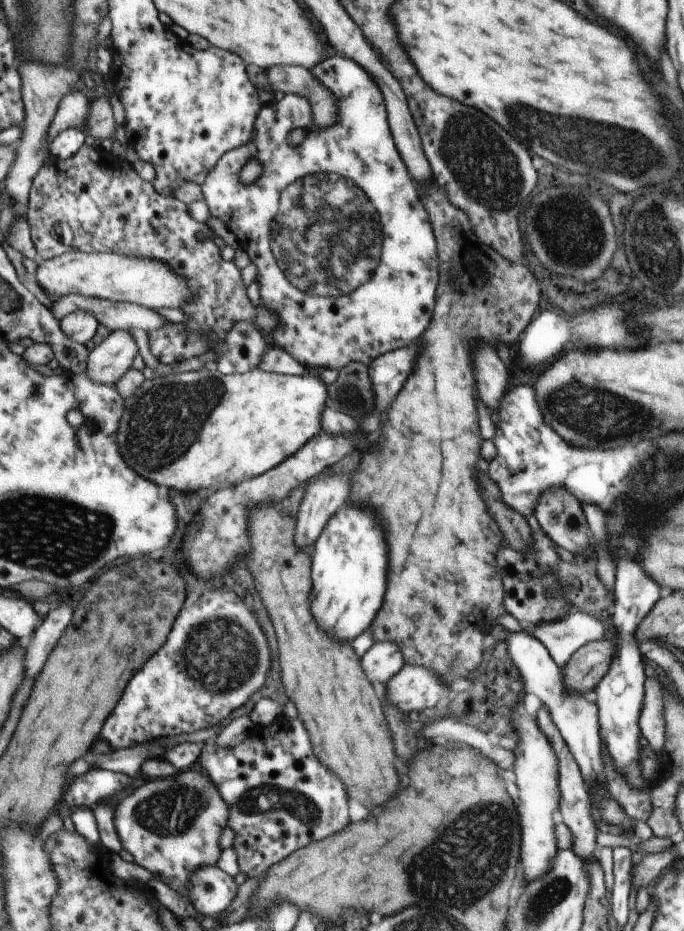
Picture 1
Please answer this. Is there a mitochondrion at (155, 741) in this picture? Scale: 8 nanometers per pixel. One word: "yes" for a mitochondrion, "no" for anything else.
no

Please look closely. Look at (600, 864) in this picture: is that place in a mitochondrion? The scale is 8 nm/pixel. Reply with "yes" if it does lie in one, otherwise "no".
no

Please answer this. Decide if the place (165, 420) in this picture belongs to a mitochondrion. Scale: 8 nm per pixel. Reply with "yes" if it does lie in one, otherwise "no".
yes

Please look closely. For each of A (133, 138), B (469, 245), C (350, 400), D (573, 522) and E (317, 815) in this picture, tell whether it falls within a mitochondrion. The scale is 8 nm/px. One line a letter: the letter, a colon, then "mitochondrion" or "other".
A: other
B: other
C: mitochondrion
D: other
E: mitochondrion

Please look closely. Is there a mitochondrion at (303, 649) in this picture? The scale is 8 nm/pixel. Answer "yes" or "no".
no

